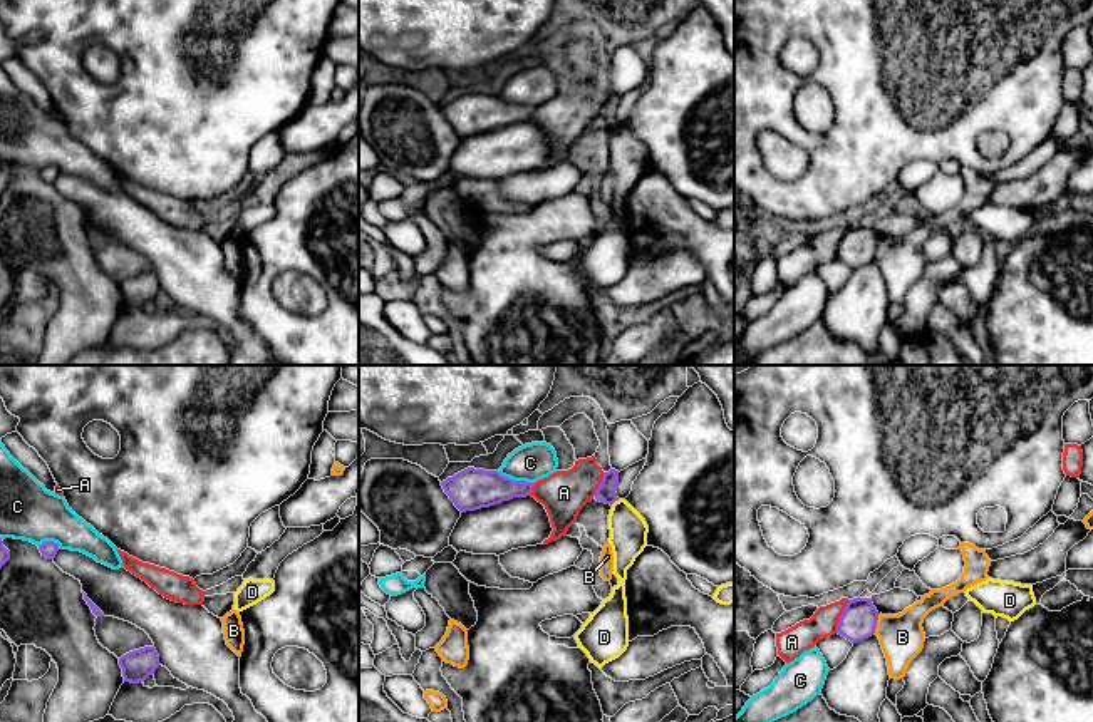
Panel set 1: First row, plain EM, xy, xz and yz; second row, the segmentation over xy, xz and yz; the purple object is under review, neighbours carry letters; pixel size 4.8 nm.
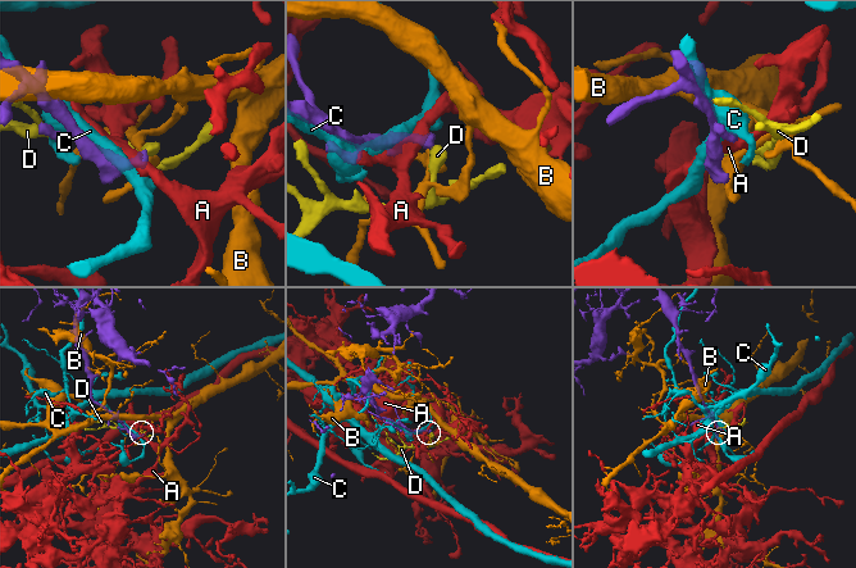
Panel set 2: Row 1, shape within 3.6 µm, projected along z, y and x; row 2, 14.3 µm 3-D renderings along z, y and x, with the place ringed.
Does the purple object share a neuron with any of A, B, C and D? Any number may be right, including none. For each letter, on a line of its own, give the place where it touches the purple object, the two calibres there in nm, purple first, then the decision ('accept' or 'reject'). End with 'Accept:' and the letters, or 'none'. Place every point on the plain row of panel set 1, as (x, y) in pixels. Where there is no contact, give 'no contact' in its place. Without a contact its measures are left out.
A: meets purple in yz at (842, 240); 180 nm thick on the purple side, 140 nm on the other; reject
B: meets purple in yz at (875, 248); 180 nm thick on the purple side, 220 nm on the other; reject
C: meets purple in xz at (515, 106); 200 nm thick on the purple side, 180 nm on the other; reject
D: meets purple in xz at (614, 126); 90 nm thick on the purple side, 180 nm on the other; reject
Accept: none

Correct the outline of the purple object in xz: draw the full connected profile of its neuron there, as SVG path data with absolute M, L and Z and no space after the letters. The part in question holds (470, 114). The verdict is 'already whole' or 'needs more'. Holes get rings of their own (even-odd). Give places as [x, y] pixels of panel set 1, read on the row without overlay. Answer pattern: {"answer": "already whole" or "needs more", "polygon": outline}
{"answer": "already whole", "polygon": "M468 92L441 107L444 117L461 136L490 132L513 122L526 122L535 107L513 106L498 95Z"}

